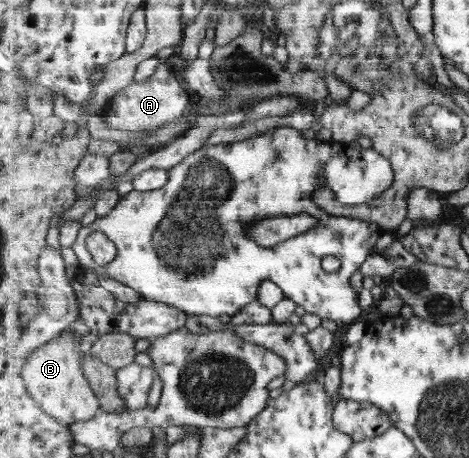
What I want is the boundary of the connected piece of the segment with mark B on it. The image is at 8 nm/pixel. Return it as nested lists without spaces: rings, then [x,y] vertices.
[[[67,328],[59,335],[53,336],[53,339],[47,343],[42,342],[41,346],[38,346],[29,355],[21,372],[29,393],[33,395],[42,410],[64,425],[72,426],[88,421],[102,411],[101,399],[94,392],[89,378],[85,375],[84,367],[82,367],[85,358],[85,344],[89,340]]]

